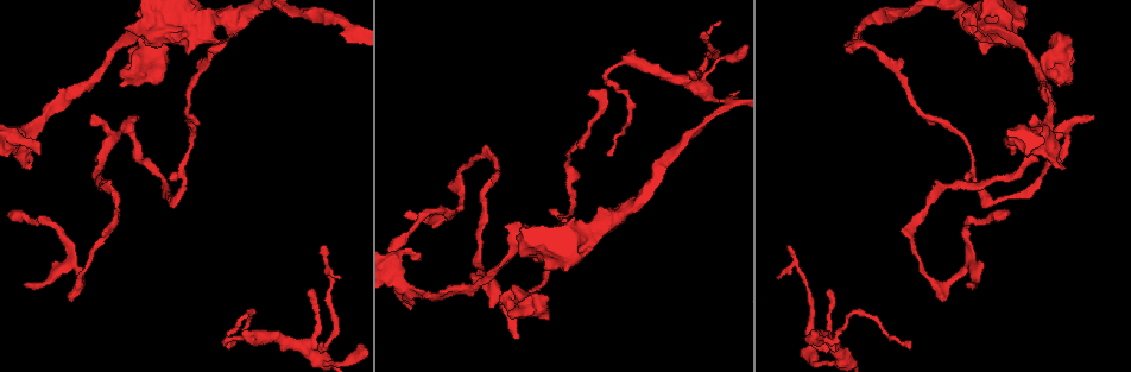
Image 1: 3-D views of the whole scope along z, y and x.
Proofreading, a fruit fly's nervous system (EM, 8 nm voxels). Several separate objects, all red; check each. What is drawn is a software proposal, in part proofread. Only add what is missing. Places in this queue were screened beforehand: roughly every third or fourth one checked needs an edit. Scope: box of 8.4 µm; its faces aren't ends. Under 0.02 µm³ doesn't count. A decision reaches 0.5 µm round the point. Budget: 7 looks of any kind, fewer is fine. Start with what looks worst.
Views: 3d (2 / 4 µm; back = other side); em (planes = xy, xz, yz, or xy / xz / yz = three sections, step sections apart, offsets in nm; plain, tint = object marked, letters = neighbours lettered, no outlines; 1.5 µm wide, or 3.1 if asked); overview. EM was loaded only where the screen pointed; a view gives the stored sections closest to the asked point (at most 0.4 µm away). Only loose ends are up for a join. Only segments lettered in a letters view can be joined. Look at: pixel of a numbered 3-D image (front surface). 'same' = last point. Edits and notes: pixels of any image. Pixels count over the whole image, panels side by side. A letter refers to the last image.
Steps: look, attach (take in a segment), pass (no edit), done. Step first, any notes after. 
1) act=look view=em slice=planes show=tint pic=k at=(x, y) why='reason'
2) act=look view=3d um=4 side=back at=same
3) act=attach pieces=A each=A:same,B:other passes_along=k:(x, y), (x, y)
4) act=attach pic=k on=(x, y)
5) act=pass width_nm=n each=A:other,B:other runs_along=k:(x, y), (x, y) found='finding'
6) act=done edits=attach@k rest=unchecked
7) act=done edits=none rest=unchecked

act=look view=em slice=planes show=letters pic=1 at=(210, 49) why='end of a long branch'

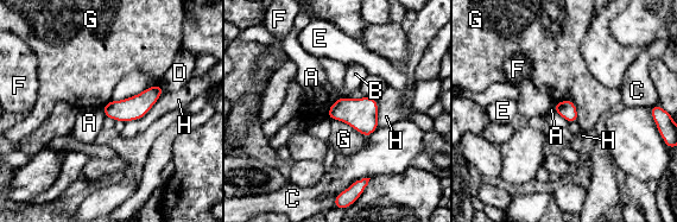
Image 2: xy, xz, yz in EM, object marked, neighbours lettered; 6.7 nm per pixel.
act=pass width_nm=120 each=A:other,B:other,C:other,D:other,E:other,F:other,G:other,H:other border=2:(554, 102), (570, 100), (579, 121) found='none of them fits'

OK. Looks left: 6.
act=look view=3d um=2 pic=1 at=(1092, 118) why='an open end'

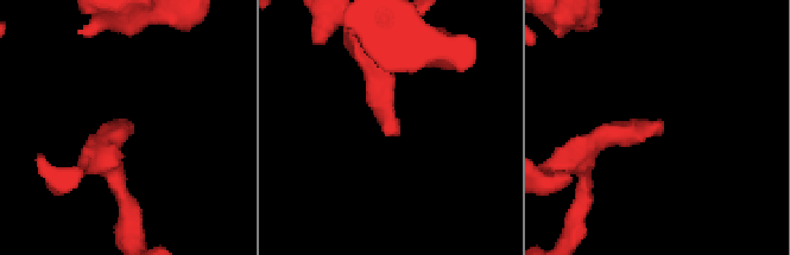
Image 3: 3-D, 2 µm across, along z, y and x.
act=look view=em slice=planes show=tint pic=3 at=(663, 132)

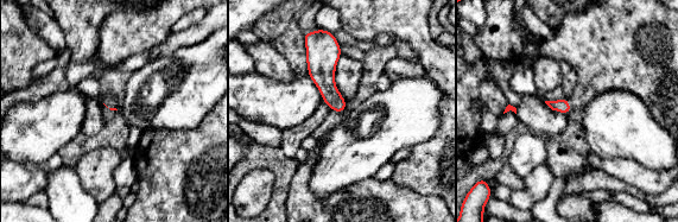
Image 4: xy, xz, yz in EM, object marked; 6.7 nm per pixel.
act=look view=em slice=planes show=letters at=same why='see the neighbours'

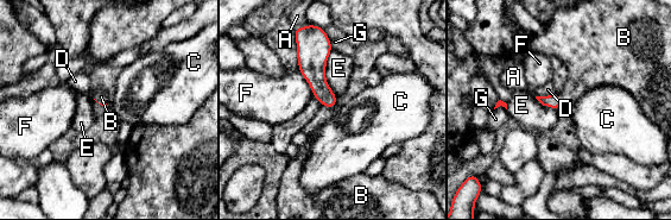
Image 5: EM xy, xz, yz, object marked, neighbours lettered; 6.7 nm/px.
act=attach pieces=B longest_contact=E:320nm each=A:other,B:same,C:other,D:other,E:other,F:other,G:other passes_along=5:(554, 101), (559, 99), (584, 71) found='it goes on there'

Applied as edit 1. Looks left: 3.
act=look view=em slice=planes show=letters pic=1 at=(30, 169)

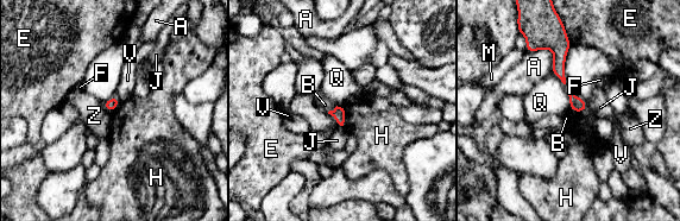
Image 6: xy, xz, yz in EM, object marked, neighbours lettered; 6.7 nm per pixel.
act=pass width_nm=80 each=A:other,B:other,E:other,F:other,H:other,J:other,M:other,Q:other,V:other,Z:other border=6:(342, 108), (344, 125) found='no lettered segment goes on from it'

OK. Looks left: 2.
act=done edits=attach@5 rest=unchecked

